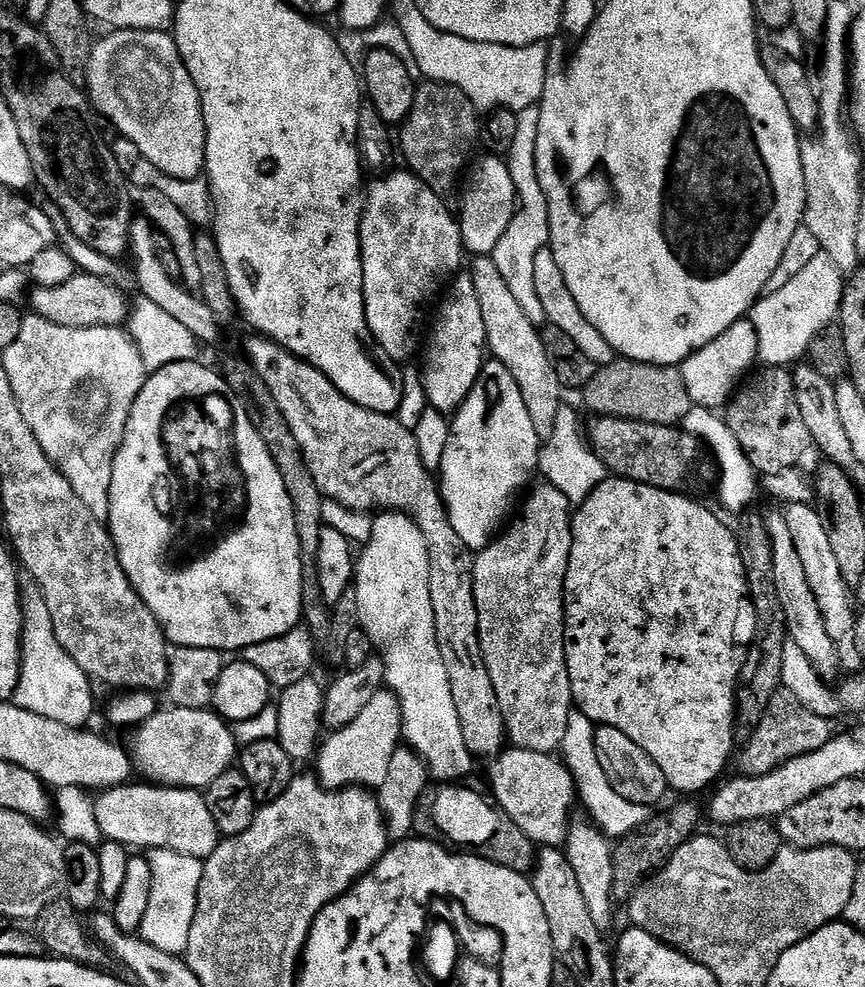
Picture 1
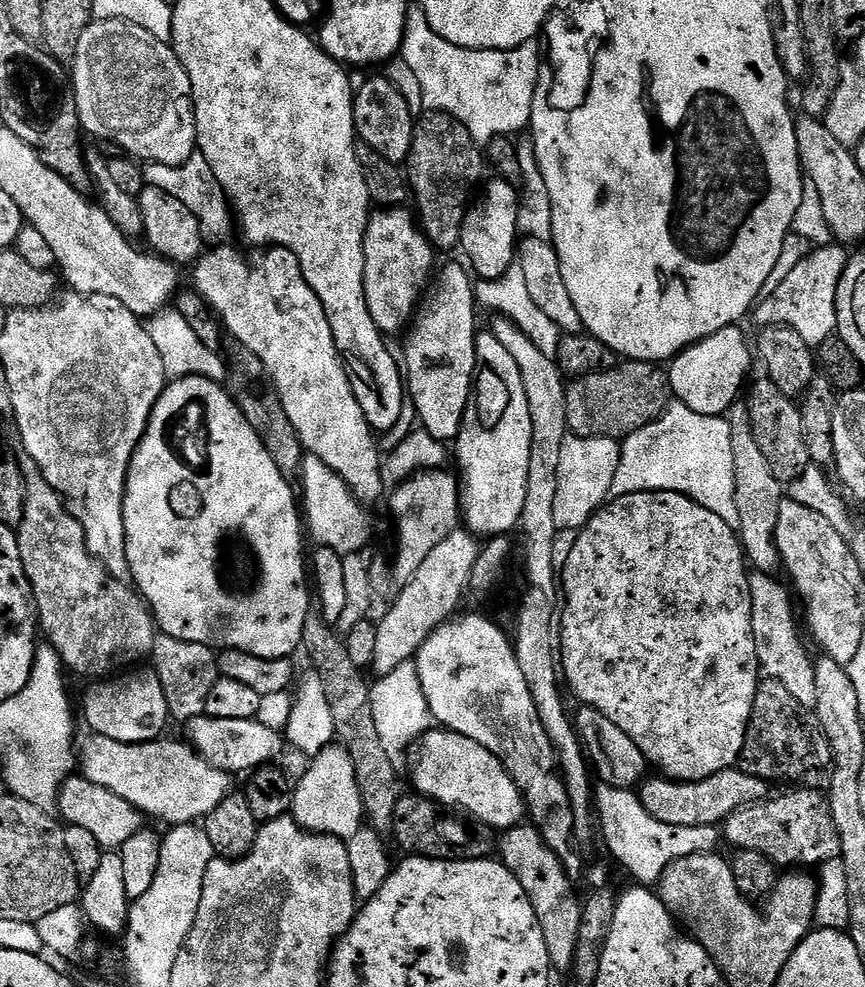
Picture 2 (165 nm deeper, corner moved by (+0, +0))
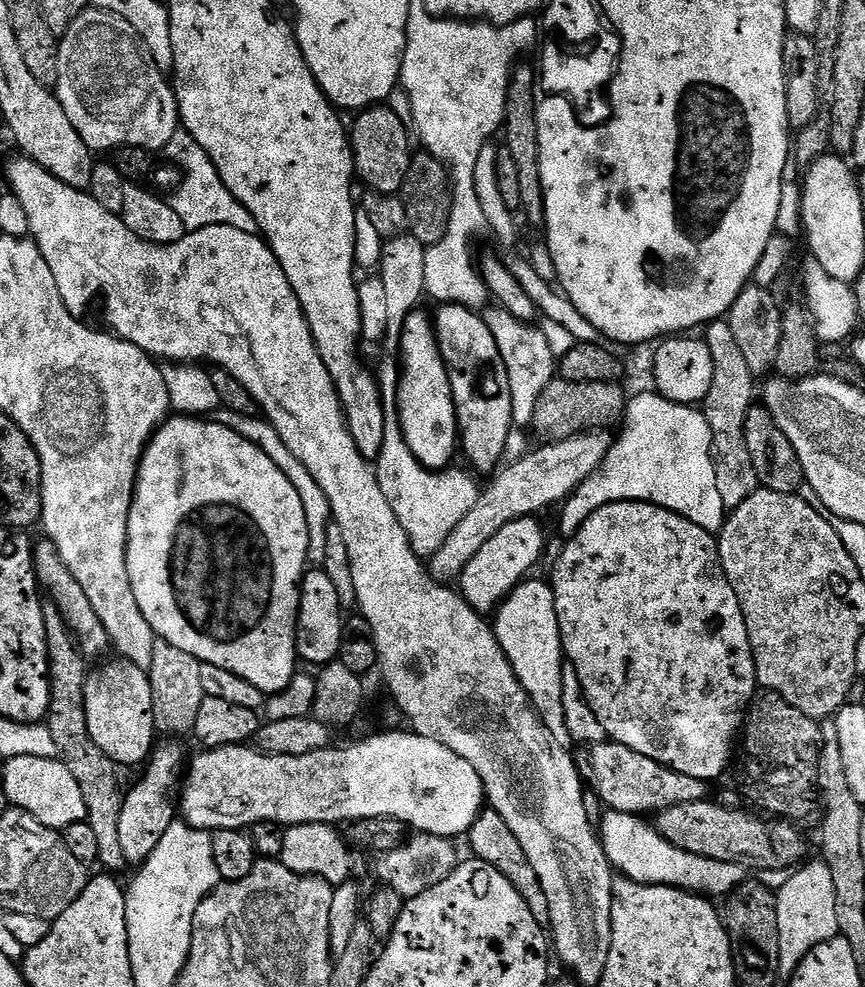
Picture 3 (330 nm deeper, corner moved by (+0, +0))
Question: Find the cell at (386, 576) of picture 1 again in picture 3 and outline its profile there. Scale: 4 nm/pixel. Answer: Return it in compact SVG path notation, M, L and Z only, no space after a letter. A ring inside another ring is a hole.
M396 422L389 423L380 457L374 461L374 467L382 494L386 494L386 498L392 502L398 522L402 522L402 530L406 530L412 548L421 558L432 557L443 546L446 538L453 533L454 526L458 526L458 522L462 522L462 518L474 510L482 491L471 471L463 472L457 466L433 470L420 464L406 442L404 431Z

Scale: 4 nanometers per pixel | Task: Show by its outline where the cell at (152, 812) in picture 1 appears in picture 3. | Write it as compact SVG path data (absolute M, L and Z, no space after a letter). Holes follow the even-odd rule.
M10 758L3 761L2 768L2 786L6 790L6 798L11 807L21 808L26 814L38 818L42 826L57 830L87 821L88 811L86 798L82 798L82 786L78 786L78 778L70 774L68 767L59 758Z

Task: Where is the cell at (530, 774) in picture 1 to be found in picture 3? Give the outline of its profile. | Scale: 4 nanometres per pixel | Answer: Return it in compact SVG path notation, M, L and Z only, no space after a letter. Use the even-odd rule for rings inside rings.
M381 730L377 736L368 736L365 740L356 740L353 744L344 744L341 748L329 746L322 750L314 750L310 754L298 754L297 756L287 756L278 754L271 756L268 752L260 751L256 746L245 746L243 744L231 744L225 748L209 748L201 751L201 756L191 757L190 767L186 772L186 779L182 784L182 795L178 800L178 812L183 823L191 828L202 828L205 830L215 830L218 828L238 828L241 830L251 829L253 824L258 822L274 822L281 826L291 826L294 824L331 824L335 825L336 820L343 822L353 822L368 818L396 819L403 826L415 830L417 833L426 836L446 836L449 838L463 837L472 828L472 824L478 819L482 809L486 804L482 778L478 778L478 770L466 762L466 758L458 758L450 746L442 746L442 742L434 742L434 738L419 736L417 732L411 730Z

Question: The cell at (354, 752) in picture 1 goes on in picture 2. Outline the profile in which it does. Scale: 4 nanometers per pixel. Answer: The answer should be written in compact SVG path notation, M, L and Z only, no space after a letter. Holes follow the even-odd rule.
M329 746L311 757L309 764L312 765L305 770L304 777L295 781L290 815L305 832L314 832L317 836L337 836L346 842L366 824L358 782L355 781L354 762L344 747Z

